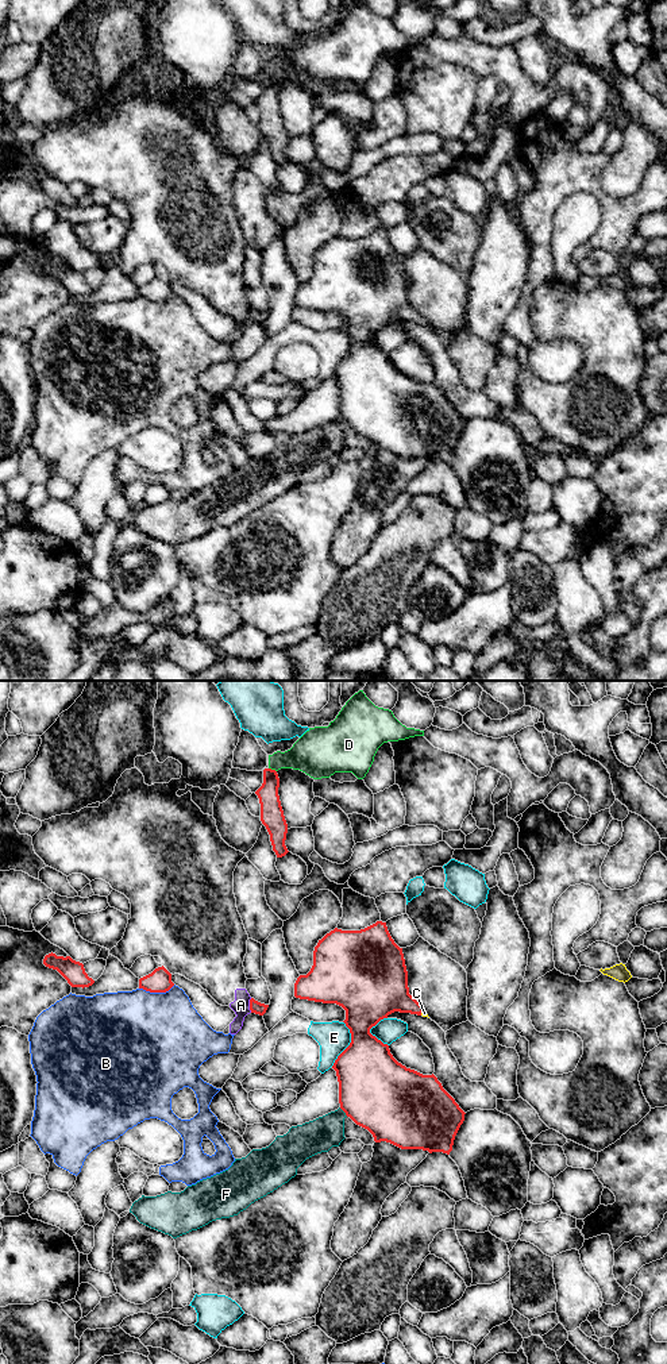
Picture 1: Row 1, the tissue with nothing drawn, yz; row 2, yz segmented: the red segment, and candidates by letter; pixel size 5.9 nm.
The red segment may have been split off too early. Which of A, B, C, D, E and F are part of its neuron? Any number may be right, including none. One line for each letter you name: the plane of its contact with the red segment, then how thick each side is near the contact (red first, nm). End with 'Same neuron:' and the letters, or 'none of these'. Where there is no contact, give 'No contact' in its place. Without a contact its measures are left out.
C: Touches red in yz. Thickness 260 nm (red) against 30 nm
Same neuron: C

